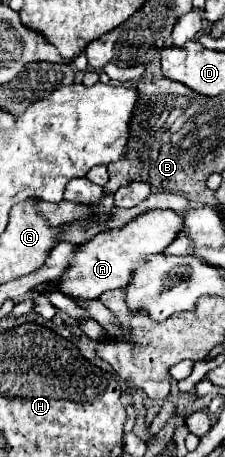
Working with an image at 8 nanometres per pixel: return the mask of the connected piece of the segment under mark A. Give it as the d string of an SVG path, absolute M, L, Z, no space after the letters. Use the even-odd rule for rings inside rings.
M150 210L122 228L106 230L96 234L92 240L80 244L72 258L72 264L62 272L62 276L52 282L56 290L72 300L96 300L106 290L124 288L132 276L134 266L146 262L148 256L160 254L182 228L182 218L174 210Z

